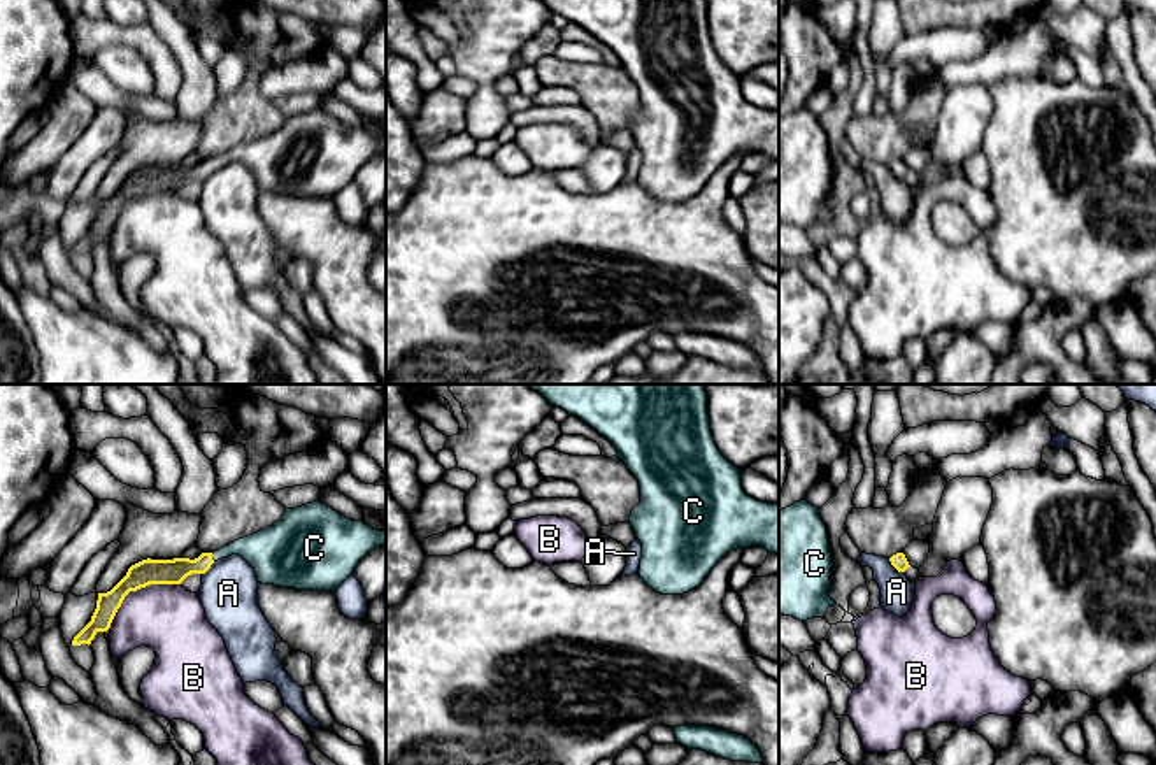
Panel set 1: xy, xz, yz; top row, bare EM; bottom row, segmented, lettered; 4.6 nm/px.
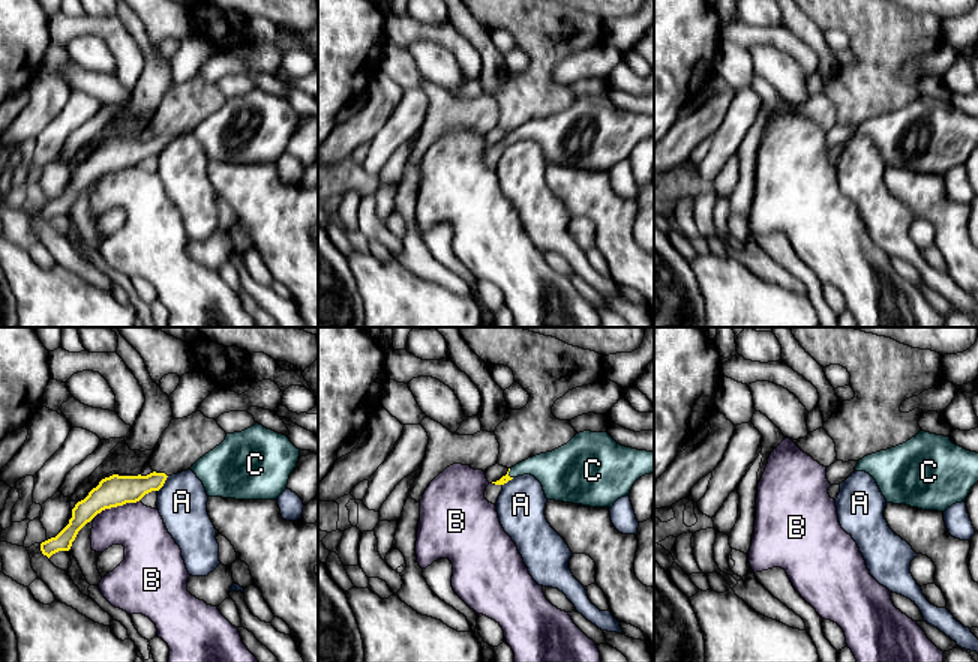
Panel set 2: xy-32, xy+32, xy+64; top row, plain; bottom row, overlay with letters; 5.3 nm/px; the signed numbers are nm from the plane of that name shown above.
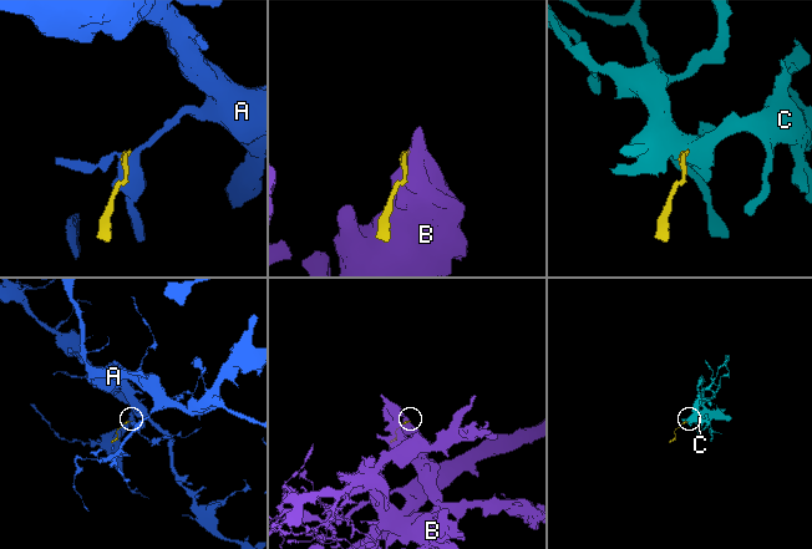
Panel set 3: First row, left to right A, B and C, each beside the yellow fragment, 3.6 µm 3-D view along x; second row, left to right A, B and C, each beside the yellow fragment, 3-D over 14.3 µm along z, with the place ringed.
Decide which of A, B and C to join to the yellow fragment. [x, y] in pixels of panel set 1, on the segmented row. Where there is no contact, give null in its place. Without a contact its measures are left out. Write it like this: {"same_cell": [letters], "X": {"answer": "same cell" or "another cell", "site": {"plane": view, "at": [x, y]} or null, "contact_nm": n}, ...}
{"same_cell": ["C"], "A": {"answer": "another cell", "site": {"plane": "yz", "at": [895, 567]}, "contact_nm": 100}, "B": {"answer": "another cell", "site": {"plane": "xy", "at": [137, 588]}, "contact_nm": 380}, "C": {"answer": "same cell", "site": {"plane": "xy", "at": [211, 557]}, "contact_nm": 40}}

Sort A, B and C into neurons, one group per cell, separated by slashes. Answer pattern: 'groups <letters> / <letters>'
groups A / B / C

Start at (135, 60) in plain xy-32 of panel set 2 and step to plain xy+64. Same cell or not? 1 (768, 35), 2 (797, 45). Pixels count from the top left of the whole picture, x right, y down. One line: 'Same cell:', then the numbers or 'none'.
Same cell: 1, 2

